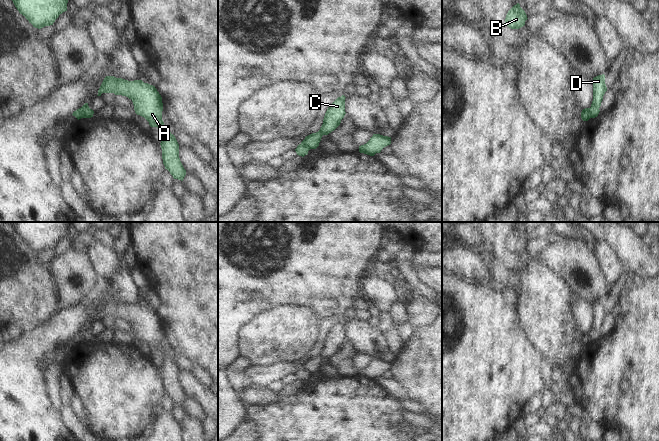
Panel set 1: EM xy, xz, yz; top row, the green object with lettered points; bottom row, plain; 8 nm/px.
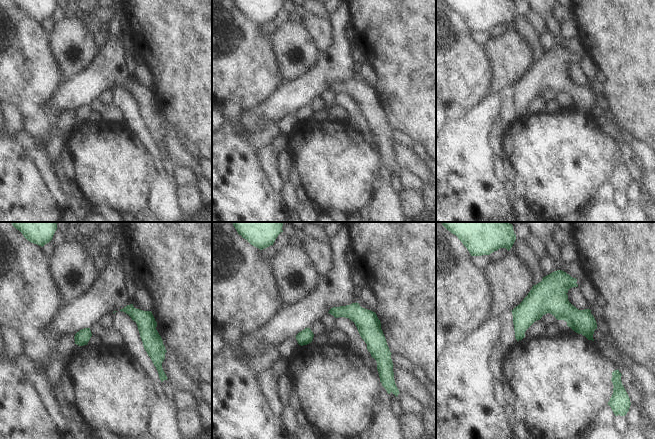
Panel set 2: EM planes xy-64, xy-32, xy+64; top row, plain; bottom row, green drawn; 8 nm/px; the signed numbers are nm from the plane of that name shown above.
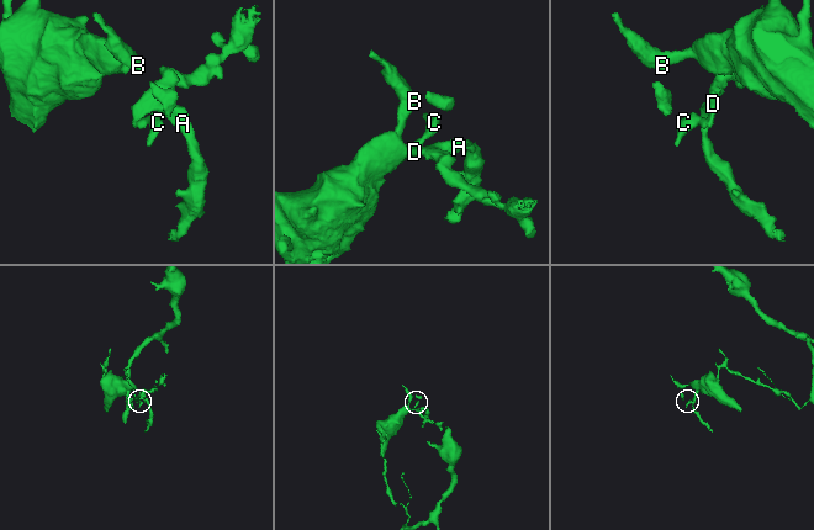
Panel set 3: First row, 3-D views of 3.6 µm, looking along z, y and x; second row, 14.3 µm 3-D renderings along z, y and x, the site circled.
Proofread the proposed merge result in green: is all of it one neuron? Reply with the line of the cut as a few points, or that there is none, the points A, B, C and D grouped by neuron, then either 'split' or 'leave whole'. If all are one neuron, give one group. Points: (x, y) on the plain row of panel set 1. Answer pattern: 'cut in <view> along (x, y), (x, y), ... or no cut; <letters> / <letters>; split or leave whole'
cut in xy along (87, 328), (81, 332), (80, 341); A D / B C; split

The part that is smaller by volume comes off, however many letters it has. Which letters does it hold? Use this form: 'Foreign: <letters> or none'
Foreign: A, D

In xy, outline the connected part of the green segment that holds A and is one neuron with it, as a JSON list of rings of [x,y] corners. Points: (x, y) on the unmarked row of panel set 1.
[[[106,300],[98,314],[97,320],[101,320],[102,317],[114,317],[115,319],[128,321],[133,326],[135,337],[144,341],[149,346],[151,351],[157,351],[161,354],[162,363],[160,369],[165,393],[170,396],[174,403],[183,405],[186,399],[186,394],[184,393],[179,382],[179,368],[175,360],[164,350],[164,346],[162,344],[162,321],[155,310],[144,307],[142,304],[128,305],[122,302],[116,302],[114,300]]]

